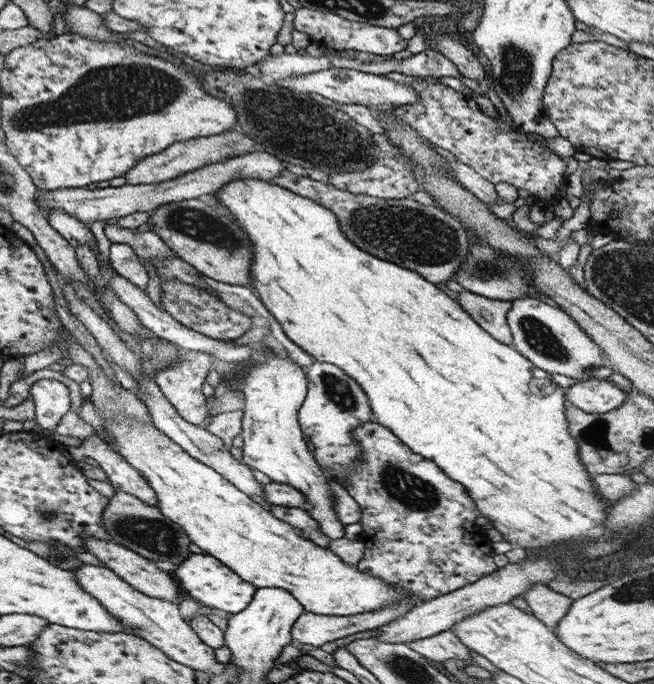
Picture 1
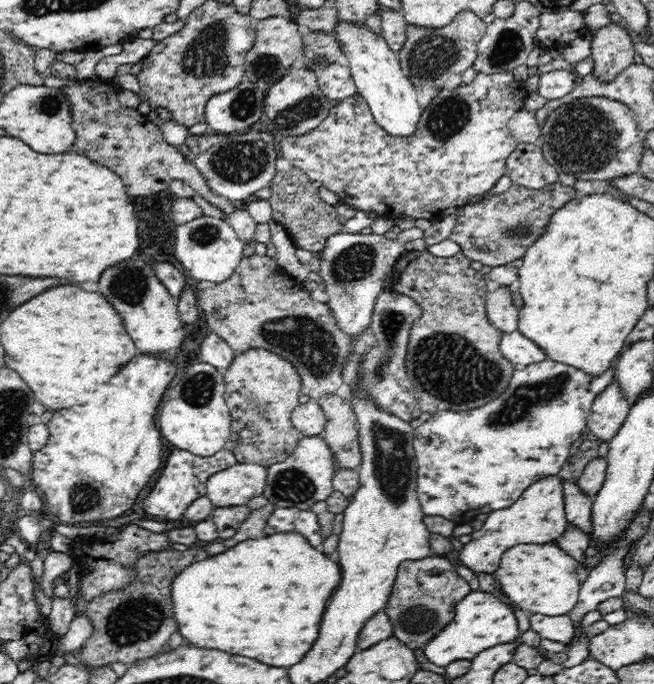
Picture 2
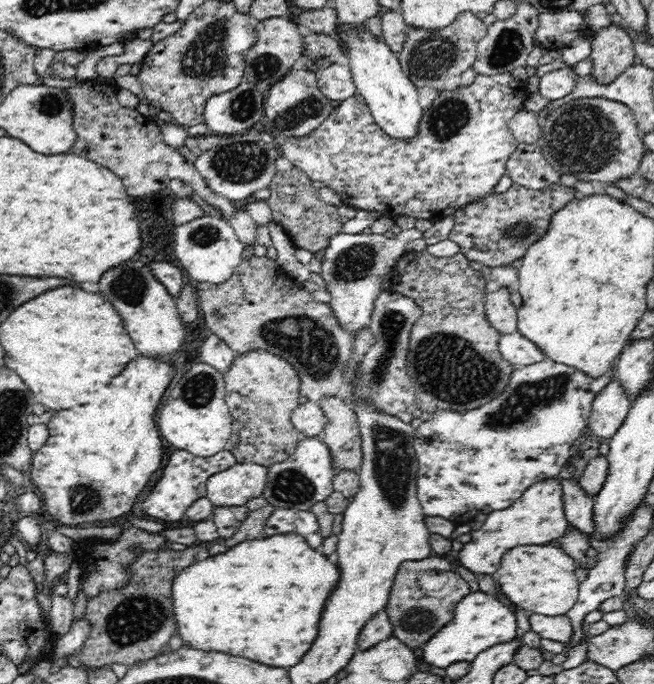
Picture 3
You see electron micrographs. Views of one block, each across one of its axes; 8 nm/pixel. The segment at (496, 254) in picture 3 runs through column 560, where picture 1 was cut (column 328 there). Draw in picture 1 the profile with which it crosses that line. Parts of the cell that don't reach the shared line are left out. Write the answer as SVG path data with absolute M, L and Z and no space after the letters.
M285 169L268 182L328 208L338 220L342 234L358 249L369 253L369 256L372 254L373 258L417 272L431 284L451 280L468 253L468 233L455 217L441 208L421 205L408 197L381 199L365 194L351 194Z

